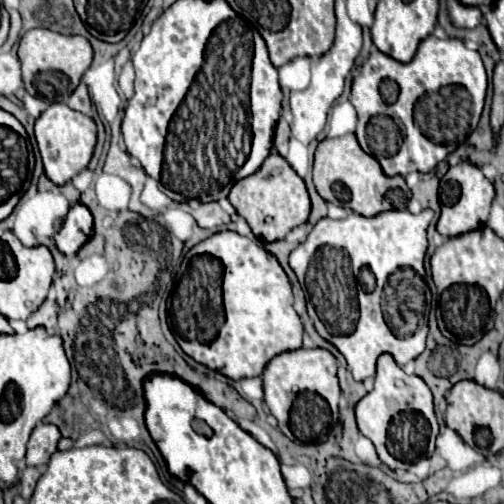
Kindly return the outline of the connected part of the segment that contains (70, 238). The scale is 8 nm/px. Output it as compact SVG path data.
M72 205L68 217L64 219L62 229L56 233L56 247L72 257L78 253L78 249L92 237L94 233L94 221L90 211L84 205Z

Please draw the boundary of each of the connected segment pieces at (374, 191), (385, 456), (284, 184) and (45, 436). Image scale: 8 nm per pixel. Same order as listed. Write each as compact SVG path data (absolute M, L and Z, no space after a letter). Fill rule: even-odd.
M352 133L338 139L324 139L316 147L314 185L320 197L324 197L324 201L364 217L374 217L376 213L384 213L390 209L406 209L410 199L410 191L404 179L386 177L380 169L380 163L360 149L356 135Z
M390 355L378 359L374 389L356 405L356 421L360 433L374 443L380 461L392 471L408 469L434 451L438 423L432 407L432 393L420 377L406 375Z
M272 153L264 161L264 165L256 173L252 173L252 177L236 181L234 187L230 189L228 199L234 205L234 209L238 211L238 215L242 215L248 221L254 237L258 237L260 241L266 241L266 243L280 241L294 227L306 223L311 210L310 197L308 197L304 181L286 163L286 159L276 153Z
M40 423L30 435L28 451L26 451L26 465L42 467L50 461L52 453L56 451L56 445L60 441L60 431L56 425Z

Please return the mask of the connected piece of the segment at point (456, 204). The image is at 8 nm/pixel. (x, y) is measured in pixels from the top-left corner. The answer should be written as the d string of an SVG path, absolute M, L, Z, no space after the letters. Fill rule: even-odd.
M462 161L456 167L450 167L448 173L440 181L442 215L436 225L438 233L442 237L456 237L456 235L470 233L484 227L490 213L492 199L494 199L494 185L484 177L484 173L478 167L470 165L468 161Z

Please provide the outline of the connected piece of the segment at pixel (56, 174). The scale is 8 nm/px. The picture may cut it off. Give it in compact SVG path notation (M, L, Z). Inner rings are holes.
M52 103L36 119L34 131L36 131L38 149L44 161L44 171L56 185L70 181L74 175L78 175L82 169L88 167L96 145L96 123L88 115L72 111L64 103Z

